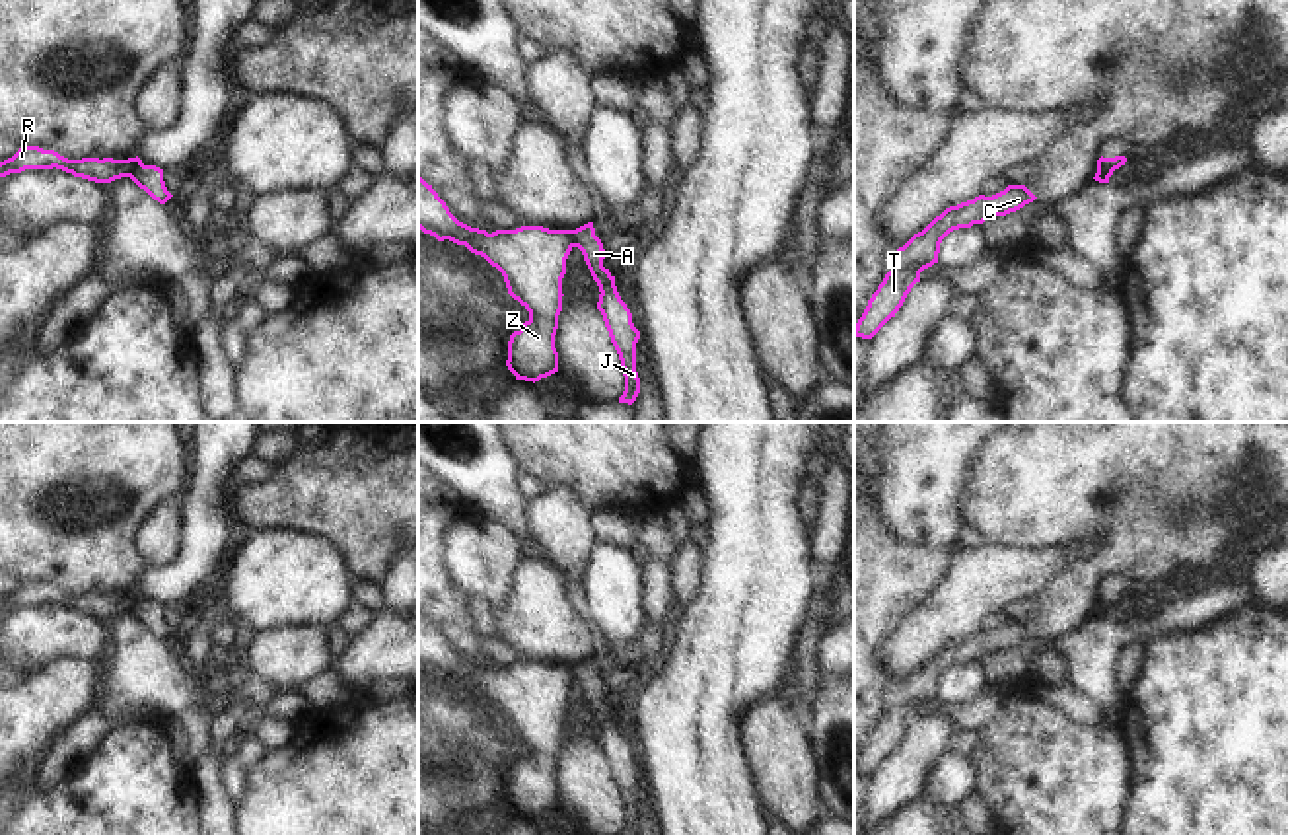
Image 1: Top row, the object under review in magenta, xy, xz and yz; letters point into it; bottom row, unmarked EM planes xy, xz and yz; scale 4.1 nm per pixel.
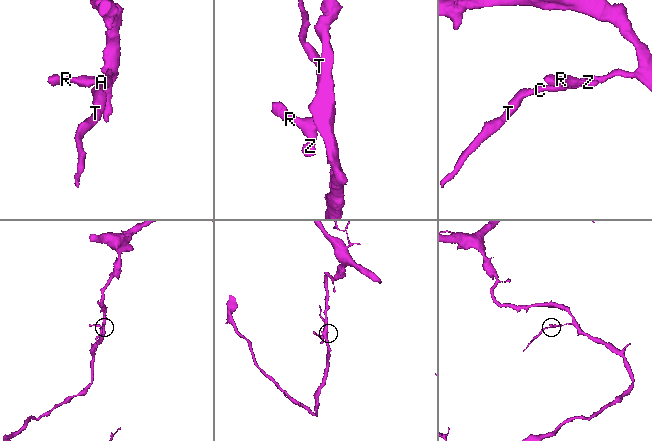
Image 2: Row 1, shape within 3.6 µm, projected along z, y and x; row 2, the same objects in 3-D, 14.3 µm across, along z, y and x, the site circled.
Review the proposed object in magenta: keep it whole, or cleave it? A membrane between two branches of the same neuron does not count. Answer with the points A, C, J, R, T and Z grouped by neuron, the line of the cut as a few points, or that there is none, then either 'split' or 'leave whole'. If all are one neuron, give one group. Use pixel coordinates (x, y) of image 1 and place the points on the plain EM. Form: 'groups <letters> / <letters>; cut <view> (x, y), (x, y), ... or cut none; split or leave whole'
groups A C J T / R Z; cut xz (569, 666), (574, 682); split

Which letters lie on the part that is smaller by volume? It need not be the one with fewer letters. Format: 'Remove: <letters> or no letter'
Remove: R, Z

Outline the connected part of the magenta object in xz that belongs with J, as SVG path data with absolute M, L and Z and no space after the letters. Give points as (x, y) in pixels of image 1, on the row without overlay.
M593 658L570 666L570 672L574 683L582 687L584 697L601 728L597 745L603 751L625 812L625 827L619 835L636 835L640 829L640 814L636 808L636 779L640 775L640 767L634 763L632 749L617 728L615 712L603 703L607 687L595 672Z

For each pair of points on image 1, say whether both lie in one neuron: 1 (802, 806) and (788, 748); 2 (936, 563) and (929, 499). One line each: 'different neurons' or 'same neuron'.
1: same neuron
2: different neurons

